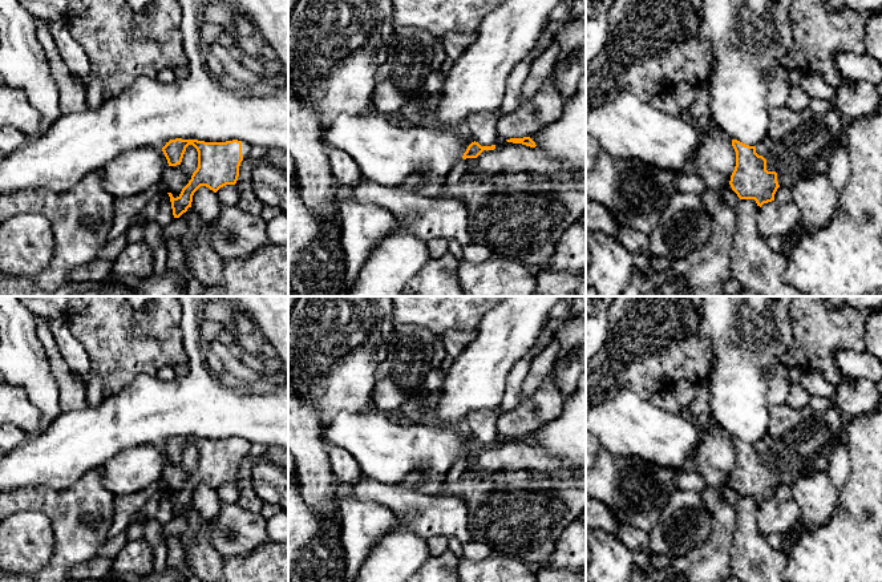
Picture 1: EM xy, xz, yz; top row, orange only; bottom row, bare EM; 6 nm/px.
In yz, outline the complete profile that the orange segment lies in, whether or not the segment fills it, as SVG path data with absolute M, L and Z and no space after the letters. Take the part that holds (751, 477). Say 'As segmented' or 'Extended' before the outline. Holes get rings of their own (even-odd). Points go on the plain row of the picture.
Extended. M786 401L768 405L768 432L757 444L732 437L736 449L736 464L729 482L740 497L754 497L757 504L774 498L780 484L794 481L826 470L833 449L843 438L843 424L837 407L814 411L810 405L792 408Z

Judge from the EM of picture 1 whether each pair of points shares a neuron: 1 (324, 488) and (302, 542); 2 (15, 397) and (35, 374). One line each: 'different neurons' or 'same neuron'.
1: different neurons
2: different neurons

